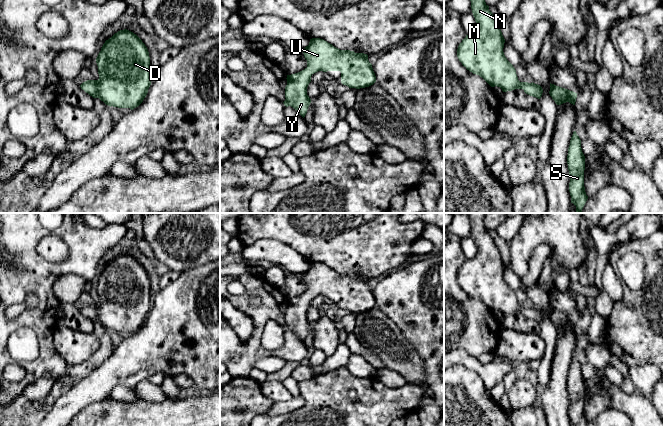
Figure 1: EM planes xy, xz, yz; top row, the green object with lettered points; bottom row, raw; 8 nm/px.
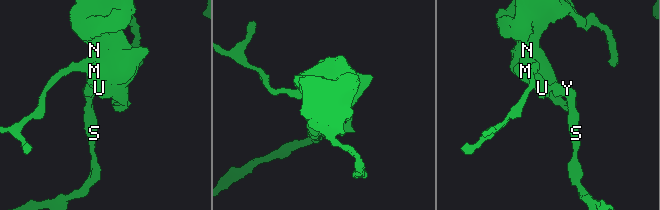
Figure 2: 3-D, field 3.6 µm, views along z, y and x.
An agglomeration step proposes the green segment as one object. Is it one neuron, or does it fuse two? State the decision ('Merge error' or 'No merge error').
No merge error

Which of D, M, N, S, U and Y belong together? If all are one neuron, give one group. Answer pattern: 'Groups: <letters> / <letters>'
Groups: D M N S U Y

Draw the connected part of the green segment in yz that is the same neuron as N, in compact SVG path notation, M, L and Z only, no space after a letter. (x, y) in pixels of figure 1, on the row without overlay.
M486 213L467 214L470 217L471 233L477 247L477 254L472 259L466 259L459 268L457 273L459 285L467 294L482 301L491 311L500 311L503 316L523 313L526 318L540 323L543 317L542 311L533 306L520 306L515 292L504 279L505 263L492 236L489 234L489 230L485 226L484 217Z

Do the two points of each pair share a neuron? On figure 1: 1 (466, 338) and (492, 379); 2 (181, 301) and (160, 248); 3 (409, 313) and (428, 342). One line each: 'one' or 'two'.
1: two
2: two
3: one

